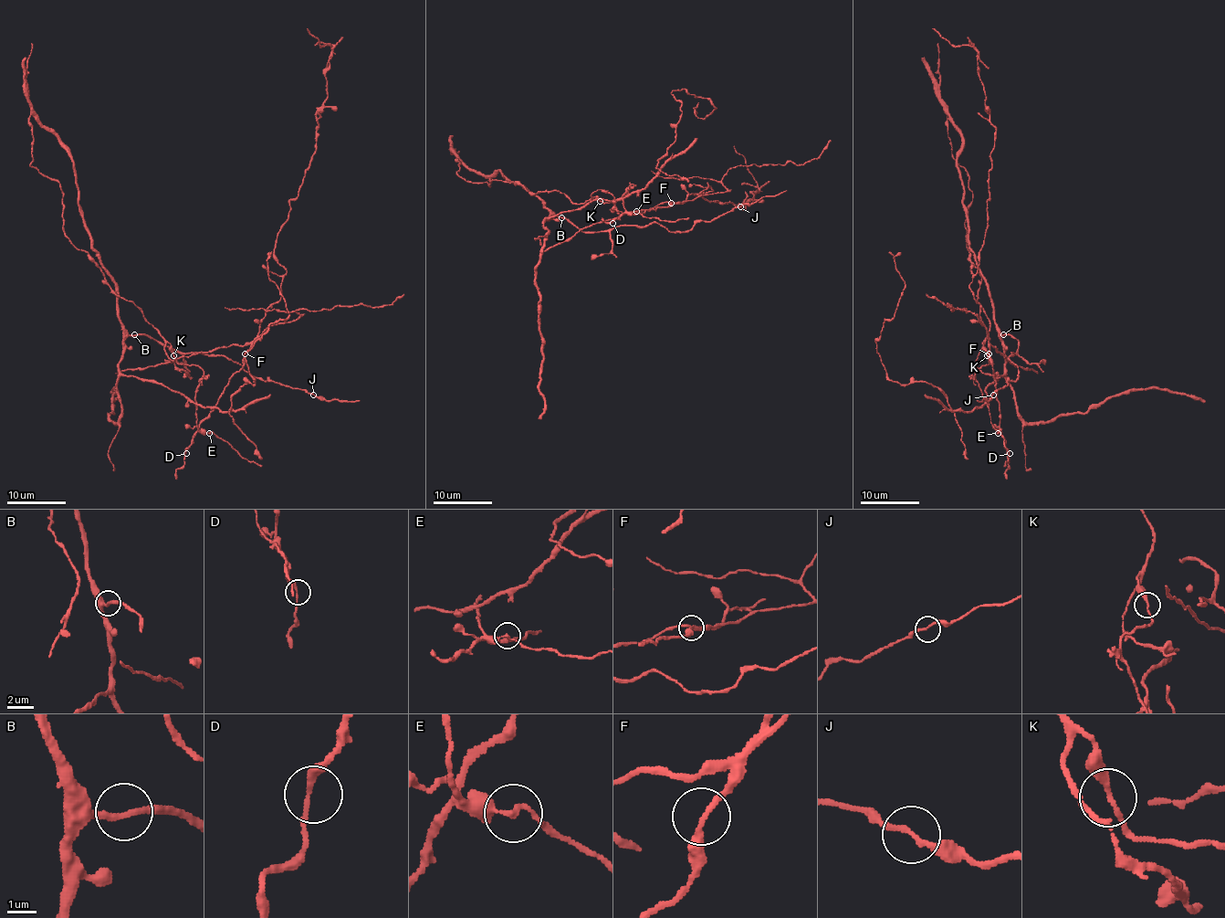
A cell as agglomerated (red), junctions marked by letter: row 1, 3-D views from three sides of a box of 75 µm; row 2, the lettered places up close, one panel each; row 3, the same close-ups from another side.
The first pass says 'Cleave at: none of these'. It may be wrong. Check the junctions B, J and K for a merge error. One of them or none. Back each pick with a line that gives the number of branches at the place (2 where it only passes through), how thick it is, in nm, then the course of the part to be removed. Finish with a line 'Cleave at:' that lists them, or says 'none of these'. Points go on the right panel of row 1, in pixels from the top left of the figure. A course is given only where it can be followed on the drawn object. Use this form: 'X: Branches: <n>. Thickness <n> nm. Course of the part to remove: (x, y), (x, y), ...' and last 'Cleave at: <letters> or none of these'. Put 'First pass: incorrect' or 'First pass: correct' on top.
First pass: incorrect
K: Branches: 2. Thickness 200 nm. Course of the part to remove: (988, 355), (976, 373), (998, 430), (989, 334), (969, 283), (996, 131), (977, 50), (932, 28)
Cleave at: K

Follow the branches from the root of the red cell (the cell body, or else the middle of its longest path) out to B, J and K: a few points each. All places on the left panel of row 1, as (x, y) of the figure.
B: (202, 423), (199, 430), (196, 406), (184, 395), (120, 371), (123, 342), (134, 334)
J: (202, 423), (199, 430), (184, 395), (120, 371), (129, 336), (224, 355), (256, 377), (313, 395)
K: (202, 423), (199, 430), (194, 394), (204, 370), (196, 365), (180, 364), (172, 355)

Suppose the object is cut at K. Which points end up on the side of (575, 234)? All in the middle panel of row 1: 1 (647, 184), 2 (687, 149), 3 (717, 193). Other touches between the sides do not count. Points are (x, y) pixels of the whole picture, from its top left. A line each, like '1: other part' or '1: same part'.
1: other part
2: other part
3: same part

